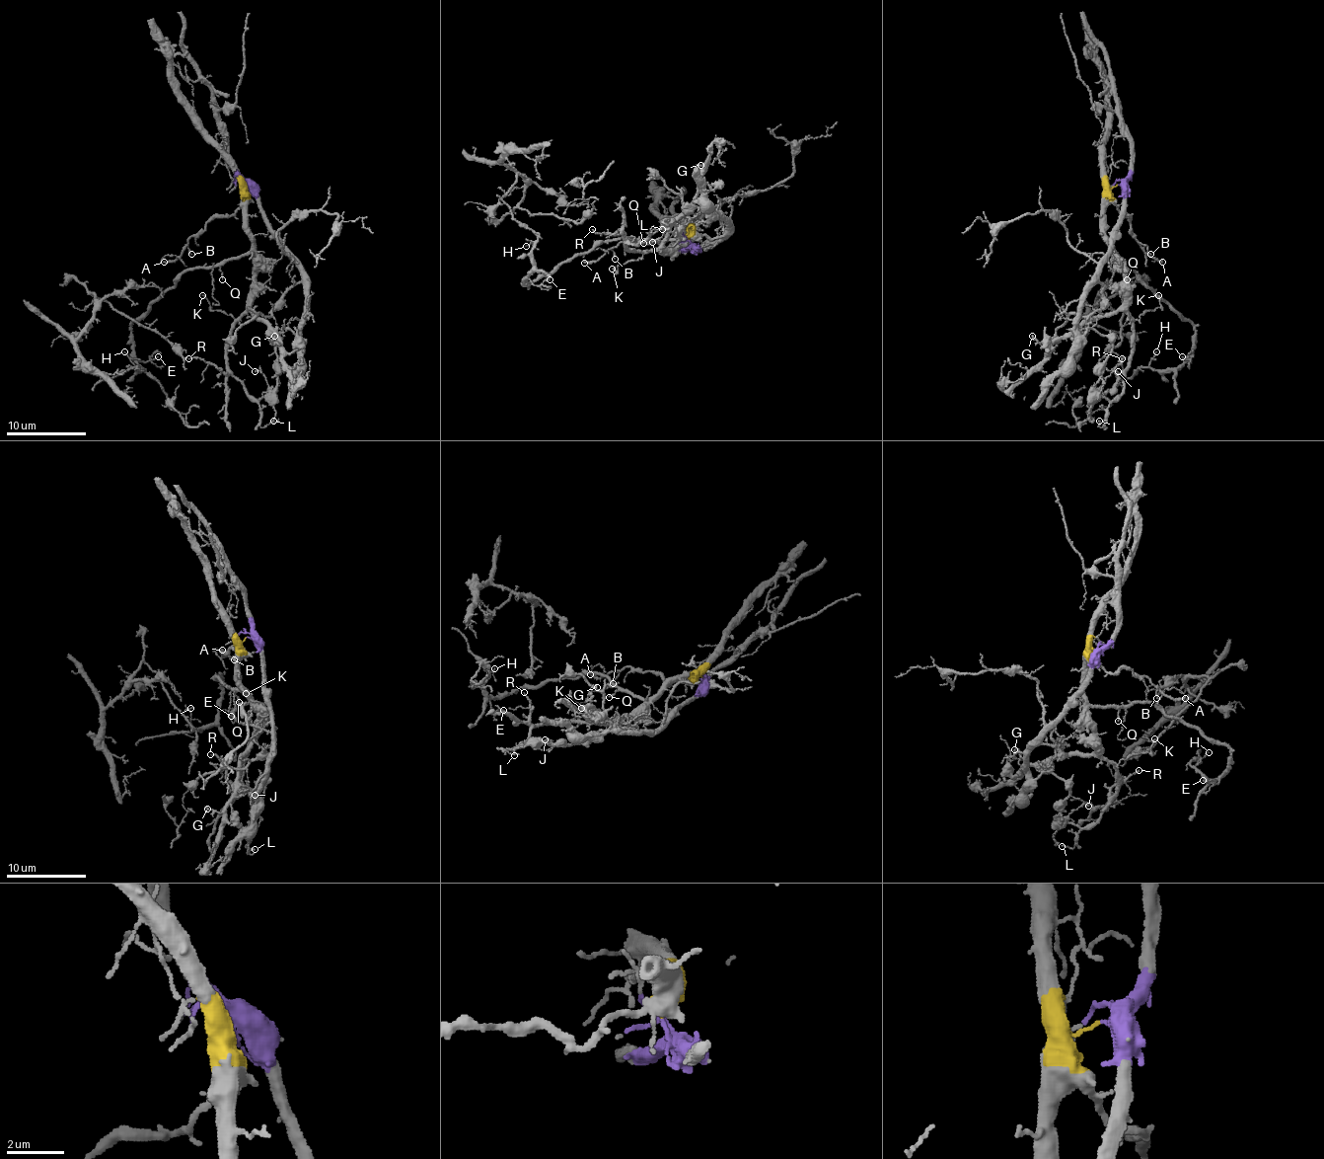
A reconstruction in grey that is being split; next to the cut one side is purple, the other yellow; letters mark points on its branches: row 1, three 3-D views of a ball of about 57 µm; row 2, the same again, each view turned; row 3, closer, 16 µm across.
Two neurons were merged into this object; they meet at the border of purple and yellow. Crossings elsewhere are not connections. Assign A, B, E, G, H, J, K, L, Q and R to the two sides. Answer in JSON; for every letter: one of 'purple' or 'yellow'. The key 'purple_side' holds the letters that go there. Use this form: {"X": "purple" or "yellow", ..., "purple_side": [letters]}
{"A": "yellow", "B": "yellow", "E": "yellow", "G": "yellow", "H": "yellow", "J": "yellow", "K": "yellow", "L": "yellow", "Q": "yellow", "R": "yellow", "purple_side": []}

